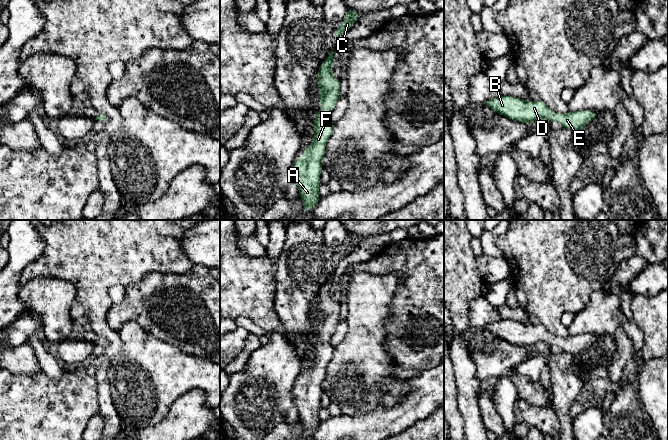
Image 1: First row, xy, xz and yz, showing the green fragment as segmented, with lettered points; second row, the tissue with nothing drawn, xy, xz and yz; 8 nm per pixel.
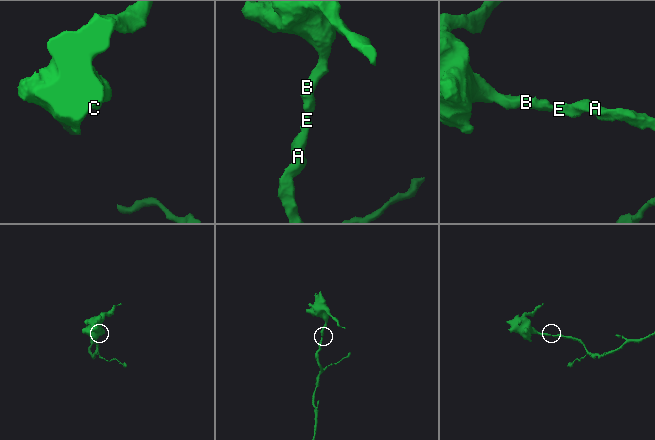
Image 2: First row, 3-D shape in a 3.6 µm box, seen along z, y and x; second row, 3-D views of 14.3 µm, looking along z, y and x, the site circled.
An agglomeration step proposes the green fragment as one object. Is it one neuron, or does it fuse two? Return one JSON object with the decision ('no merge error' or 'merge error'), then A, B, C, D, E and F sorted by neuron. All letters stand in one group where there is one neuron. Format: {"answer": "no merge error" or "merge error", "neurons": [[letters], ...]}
{"answer": "no merge error", "neurons": [["A", "B", "C", "D", "E", "F"]]}

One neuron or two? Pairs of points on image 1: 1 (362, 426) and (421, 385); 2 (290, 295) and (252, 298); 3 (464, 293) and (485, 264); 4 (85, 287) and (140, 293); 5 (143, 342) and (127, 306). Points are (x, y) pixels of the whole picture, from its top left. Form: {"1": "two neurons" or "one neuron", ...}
{"1": "one neuron", "2": "two neurons", "3": "two neurons", "4": "two neurons", "5": "two neurons"}

